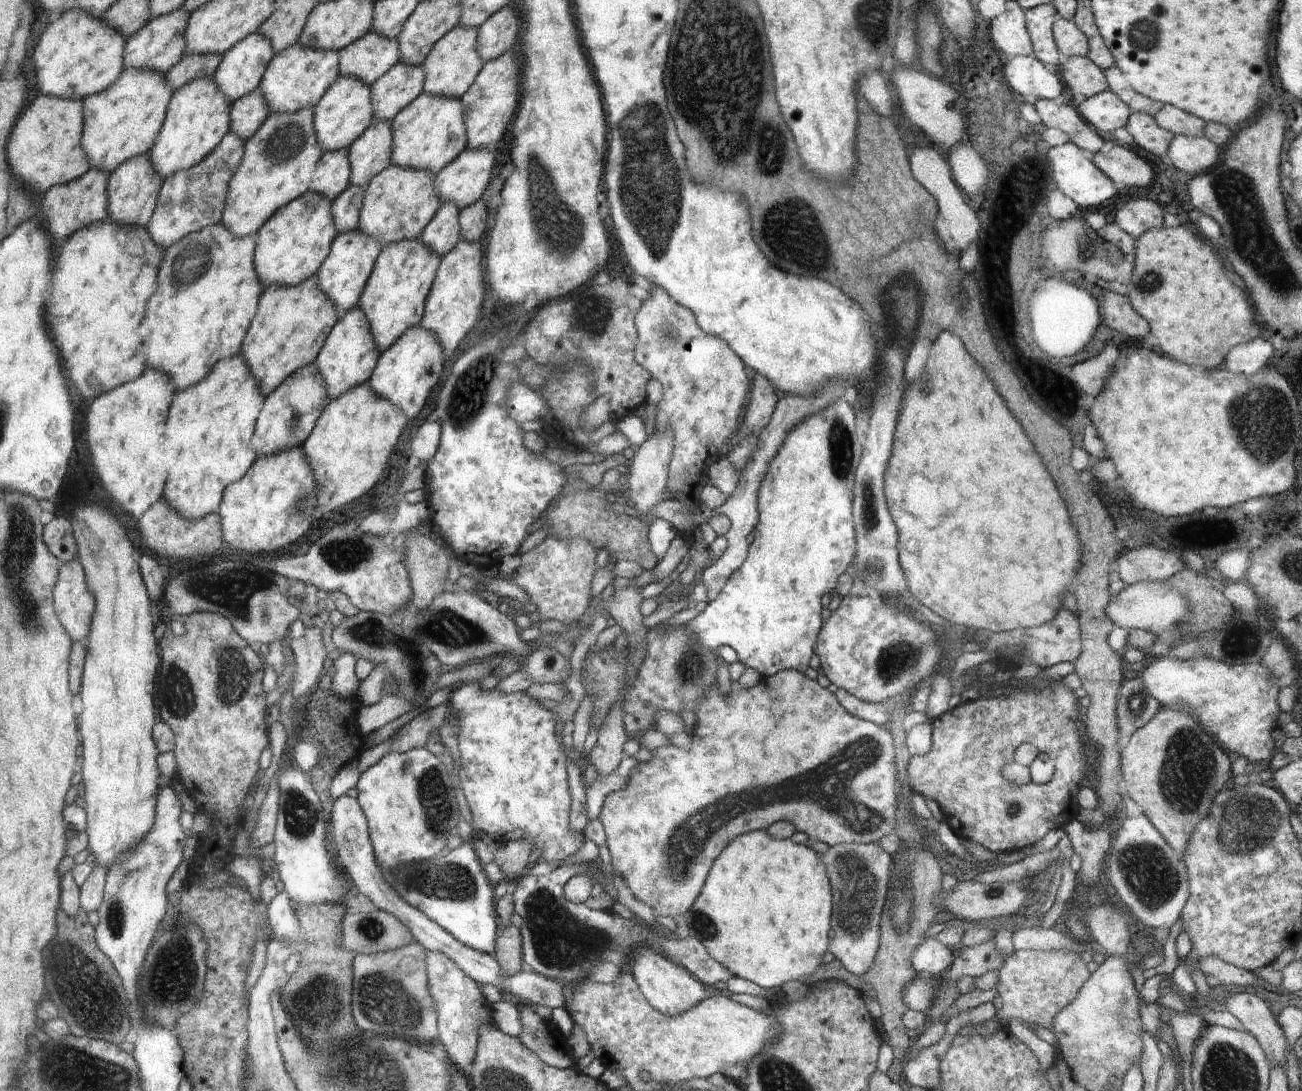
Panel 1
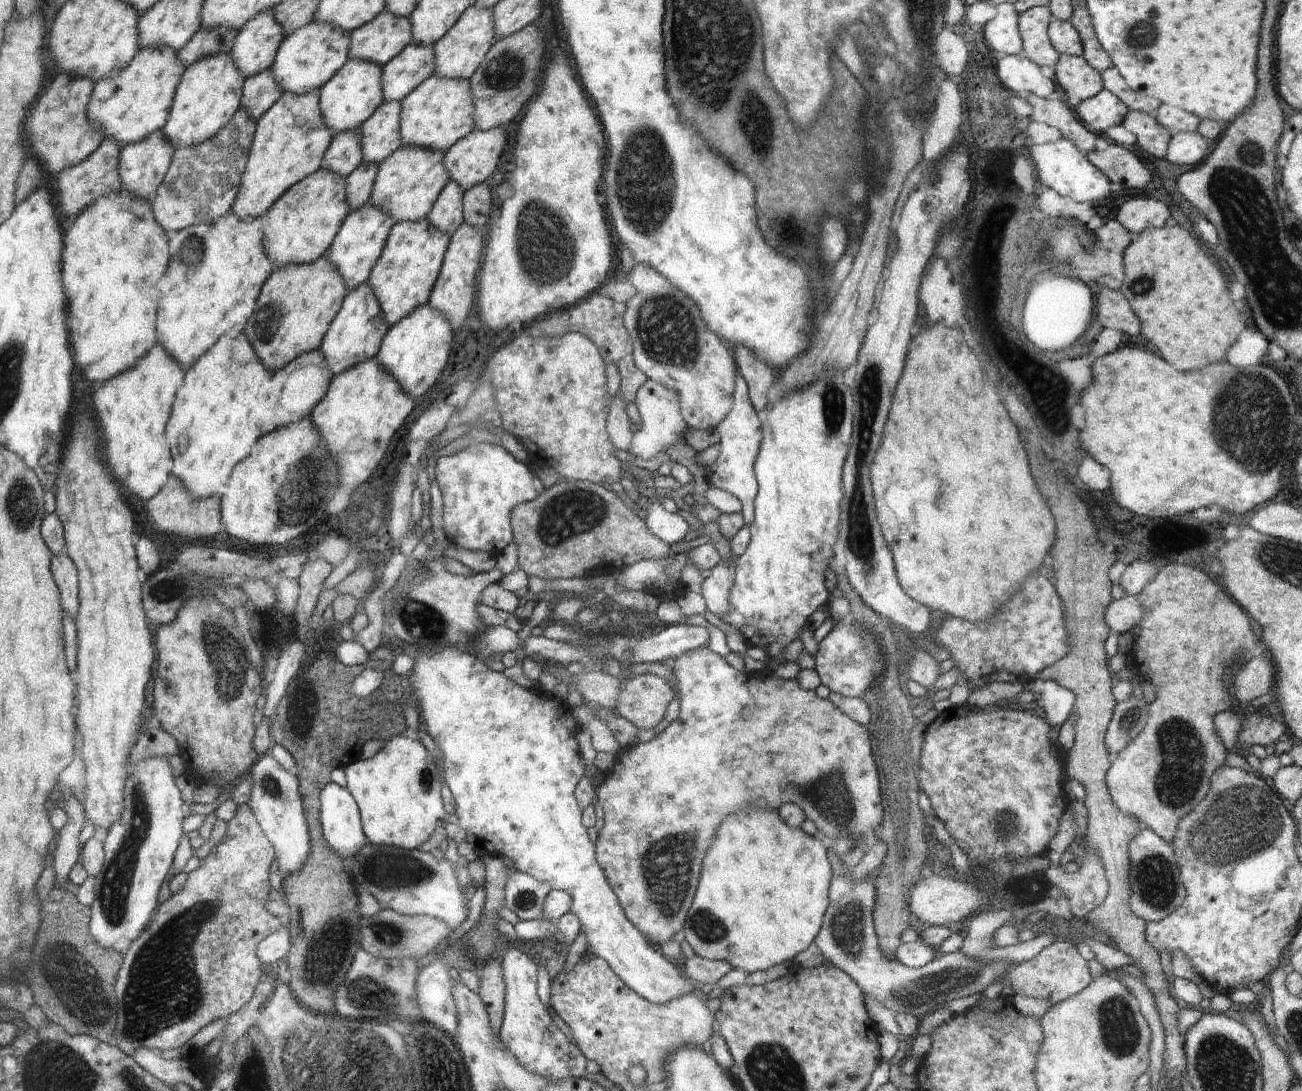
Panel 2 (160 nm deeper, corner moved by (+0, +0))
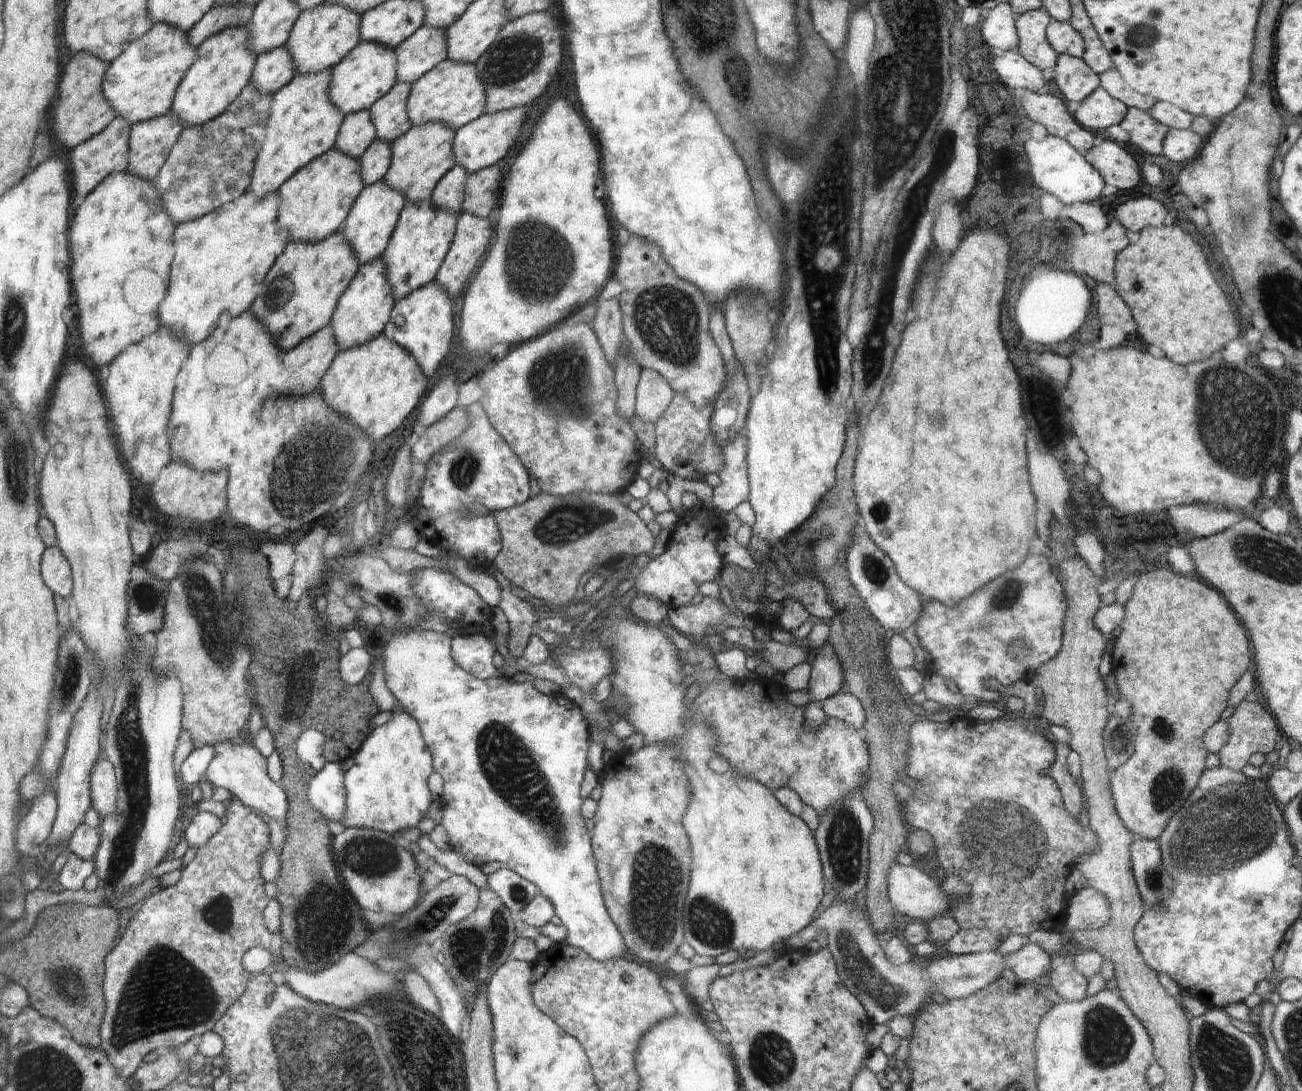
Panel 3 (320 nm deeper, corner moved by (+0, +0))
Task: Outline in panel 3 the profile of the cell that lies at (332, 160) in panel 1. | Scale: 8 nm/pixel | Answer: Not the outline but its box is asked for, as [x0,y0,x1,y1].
[334,110,377,159]

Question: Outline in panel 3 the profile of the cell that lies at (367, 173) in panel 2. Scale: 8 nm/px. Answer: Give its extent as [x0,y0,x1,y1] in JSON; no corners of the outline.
[358,139,391,186]

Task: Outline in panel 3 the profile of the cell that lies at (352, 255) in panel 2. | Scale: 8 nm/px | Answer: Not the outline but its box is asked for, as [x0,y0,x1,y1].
[341,180,405,265]

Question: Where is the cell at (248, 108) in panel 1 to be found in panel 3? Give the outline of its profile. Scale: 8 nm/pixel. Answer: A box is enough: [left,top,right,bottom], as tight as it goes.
[252,44,297,95]

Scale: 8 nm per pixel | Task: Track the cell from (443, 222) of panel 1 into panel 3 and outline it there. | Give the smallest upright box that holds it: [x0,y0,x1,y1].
[431,164,468,211]

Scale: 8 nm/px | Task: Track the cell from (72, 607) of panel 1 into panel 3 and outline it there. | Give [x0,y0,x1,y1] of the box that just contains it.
[43,545,73,598]

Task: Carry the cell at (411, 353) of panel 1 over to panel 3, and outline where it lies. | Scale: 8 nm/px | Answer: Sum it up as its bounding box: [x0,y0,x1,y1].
[383,280,454,378]

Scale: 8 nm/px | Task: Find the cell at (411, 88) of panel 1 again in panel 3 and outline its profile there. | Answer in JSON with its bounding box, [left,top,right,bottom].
[394,24,448,84]

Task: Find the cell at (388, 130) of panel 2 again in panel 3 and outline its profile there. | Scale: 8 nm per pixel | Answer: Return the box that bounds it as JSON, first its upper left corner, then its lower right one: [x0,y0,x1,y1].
[369,81,414,144]

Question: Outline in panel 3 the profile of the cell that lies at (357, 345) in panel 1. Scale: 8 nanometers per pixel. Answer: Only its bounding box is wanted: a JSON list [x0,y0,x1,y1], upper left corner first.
[330,256,396,350]

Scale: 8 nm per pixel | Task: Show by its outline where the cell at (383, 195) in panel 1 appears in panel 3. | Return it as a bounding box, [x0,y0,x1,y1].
[384,123,457,202]

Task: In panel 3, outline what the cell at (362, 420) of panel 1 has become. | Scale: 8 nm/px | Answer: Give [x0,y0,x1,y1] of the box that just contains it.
[319,333,426,440]

